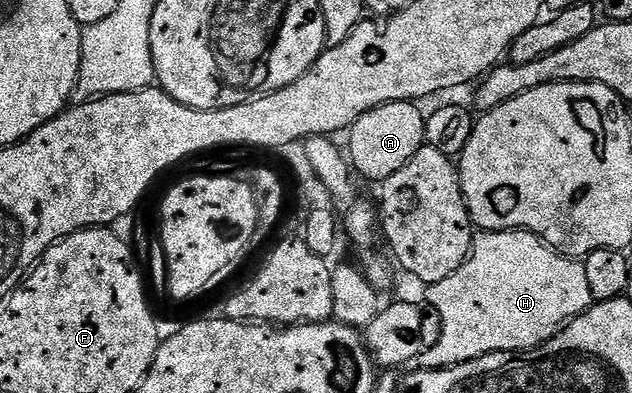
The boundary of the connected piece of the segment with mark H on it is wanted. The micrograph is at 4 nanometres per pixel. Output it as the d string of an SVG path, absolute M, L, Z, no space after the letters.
M526 229L477 232L472 239L472 252L464 260L462 267L458 267L458 271L454 271L454 275L427 286L426 292L428 292L428 301L432 304L433 311L440 316L440 338L437 339L436 345L429 344L424 352L420 354L418 365L421 369L448 369L452 365L461 365L467 361L478 359L482 355L490 355L491 353L521 353L524 349L533 349L542 343L546 343L575 317L587 313L594 304L590 295L590 283L586 279L586 267L583 260L567 257L565 253L556 252L545 241L541 241L540 238L535 237Z

